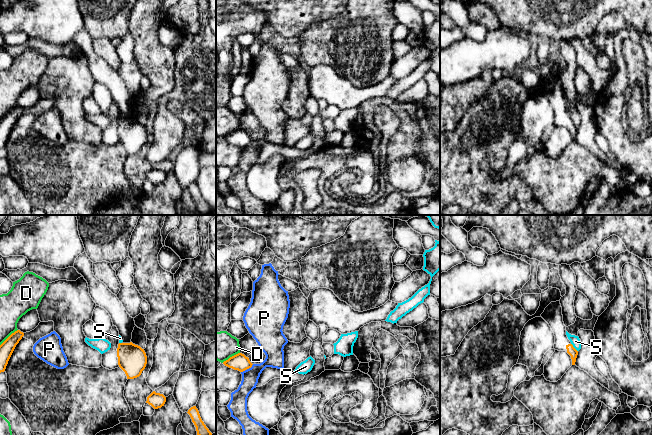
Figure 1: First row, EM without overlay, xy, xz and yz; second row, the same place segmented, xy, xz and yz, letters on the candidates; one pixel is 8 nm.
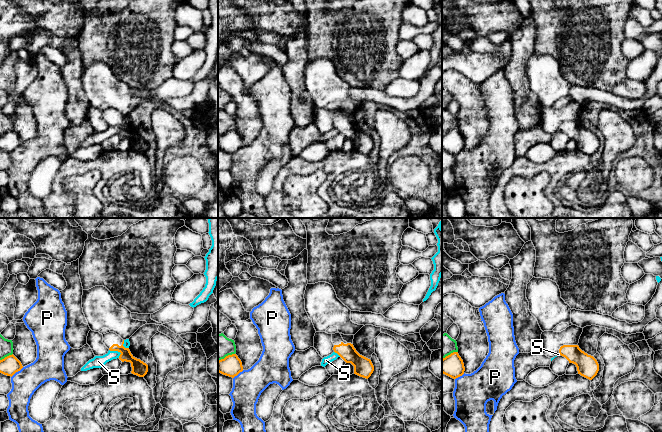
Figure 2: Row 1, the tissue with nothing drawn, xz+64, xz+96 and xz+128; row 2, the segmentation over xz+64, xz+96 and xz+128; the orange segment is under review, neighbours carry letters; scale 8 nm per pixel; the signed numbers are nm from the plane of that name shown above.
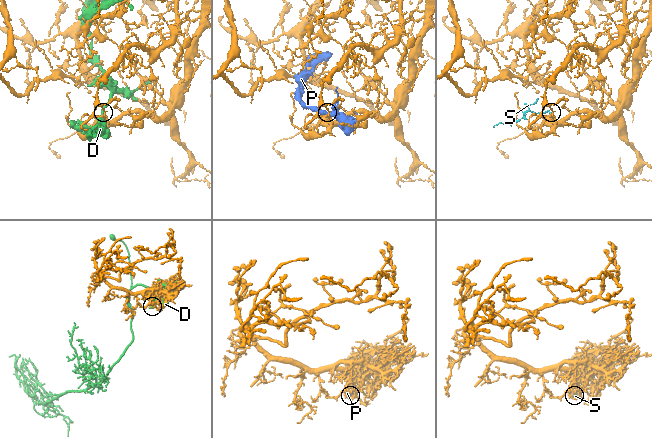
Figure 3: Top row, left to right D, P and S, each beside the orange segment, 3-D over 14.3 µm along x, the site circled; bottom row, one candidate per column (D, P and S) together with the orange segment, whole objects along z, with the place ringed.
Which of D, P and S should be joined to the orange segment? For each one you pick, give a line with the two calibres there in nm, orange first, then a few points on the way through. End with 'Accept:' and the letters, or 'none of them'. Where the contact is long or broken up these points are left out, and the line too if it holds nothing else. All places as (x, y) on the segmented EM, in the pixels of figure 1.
Accept: none of them

